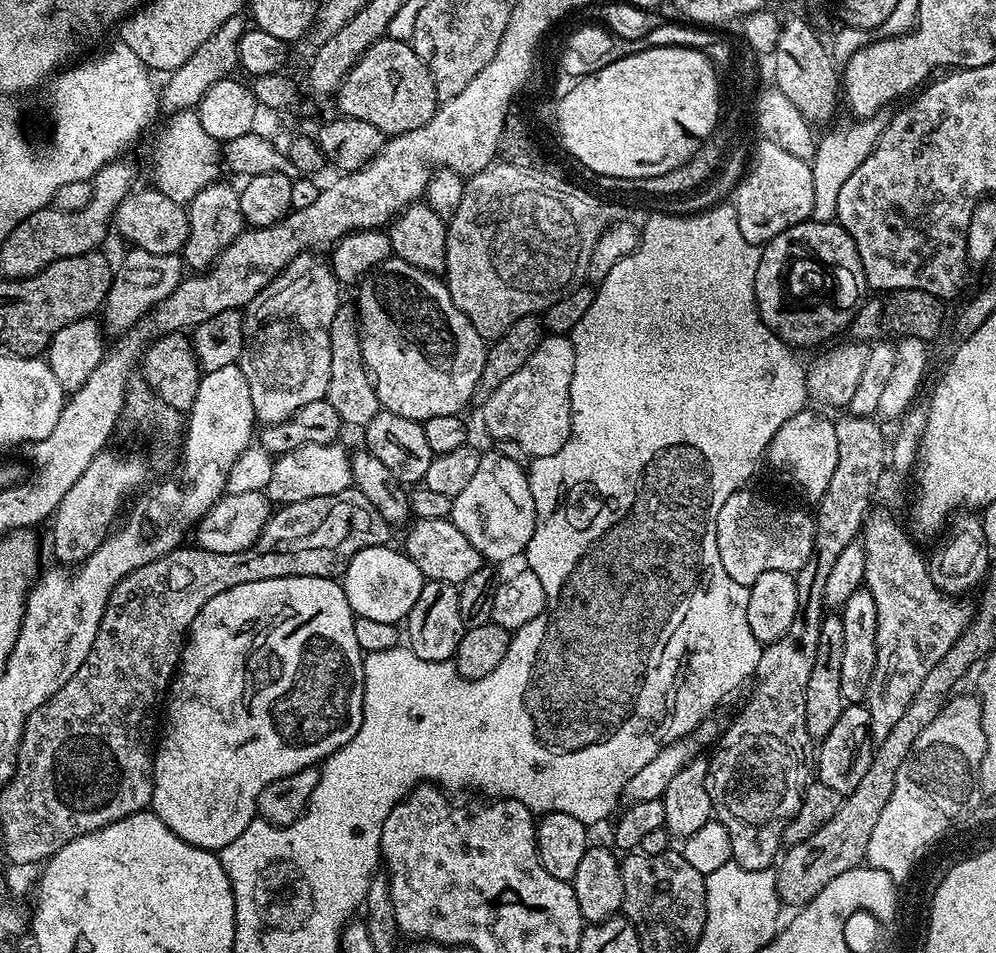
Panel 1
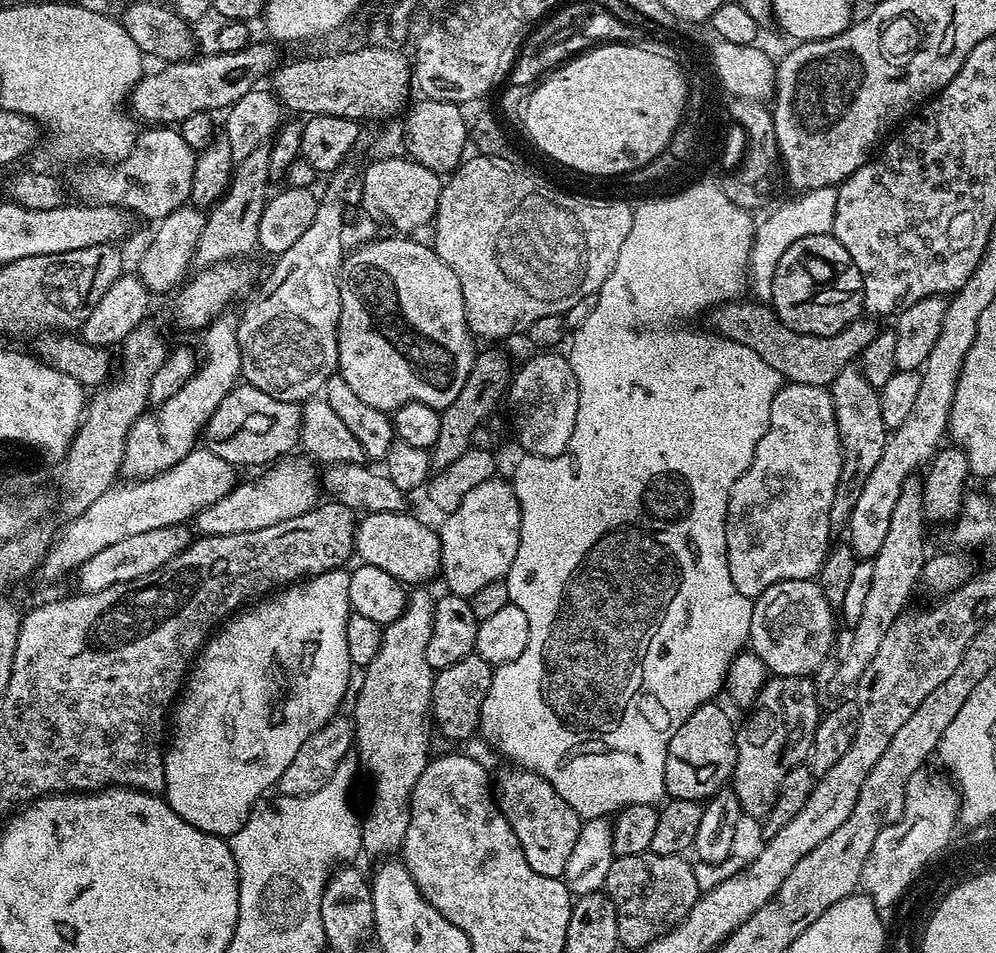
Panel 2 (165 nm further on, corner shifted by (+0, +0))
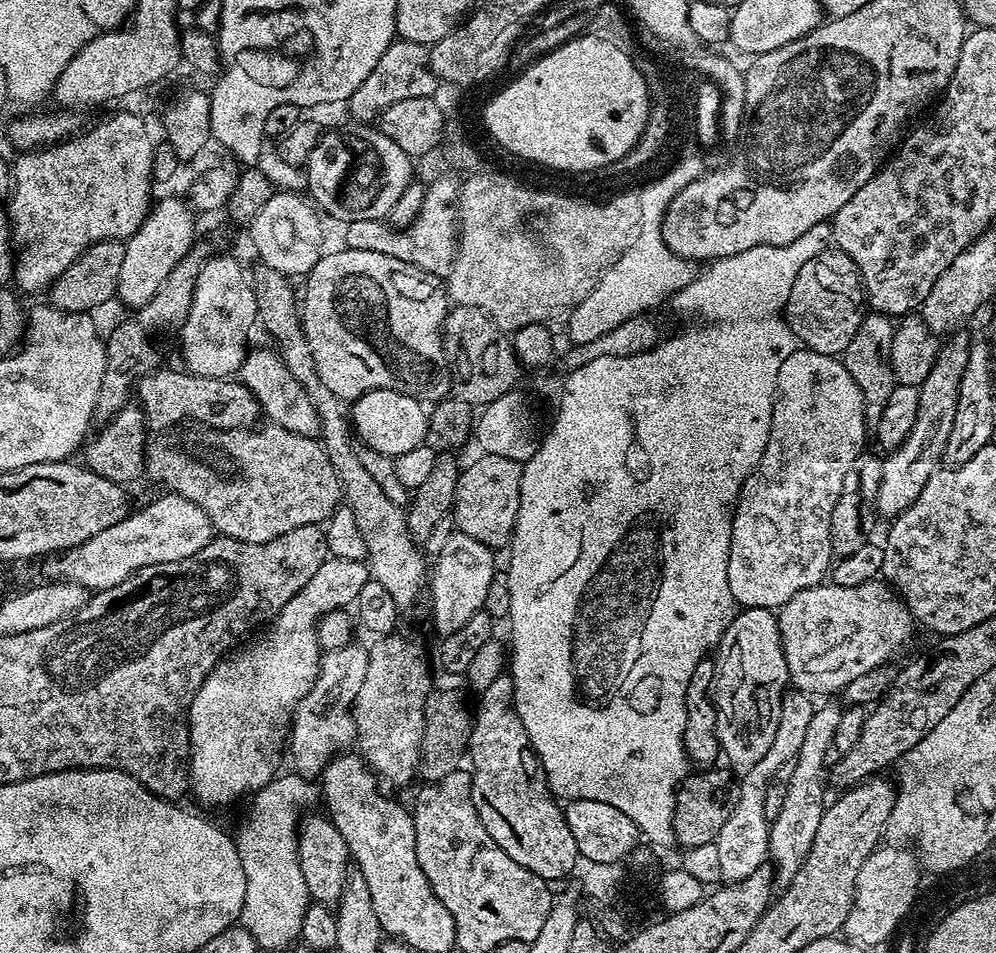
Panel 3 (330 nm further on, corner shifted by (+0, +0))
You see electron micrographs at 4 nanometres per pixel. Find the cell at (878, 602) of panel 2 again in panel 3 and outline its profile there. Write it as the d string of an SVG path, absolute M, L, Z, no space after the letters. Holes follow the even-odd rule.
M839 703L820 704L814 710L814 718L806 725L806 735L802 741L802 750L798 750L796 759L786 776L786 798L782 798L782 810L778 818L768 825L768 855L774 869L774 880L777 885L787 886L798 874L810 846L814 846L814 834L818 834L818 822L826 807L824 800L824 780L826 784L826 750L834 742L834 733L838 731L838 722L842 722L844 708Z

